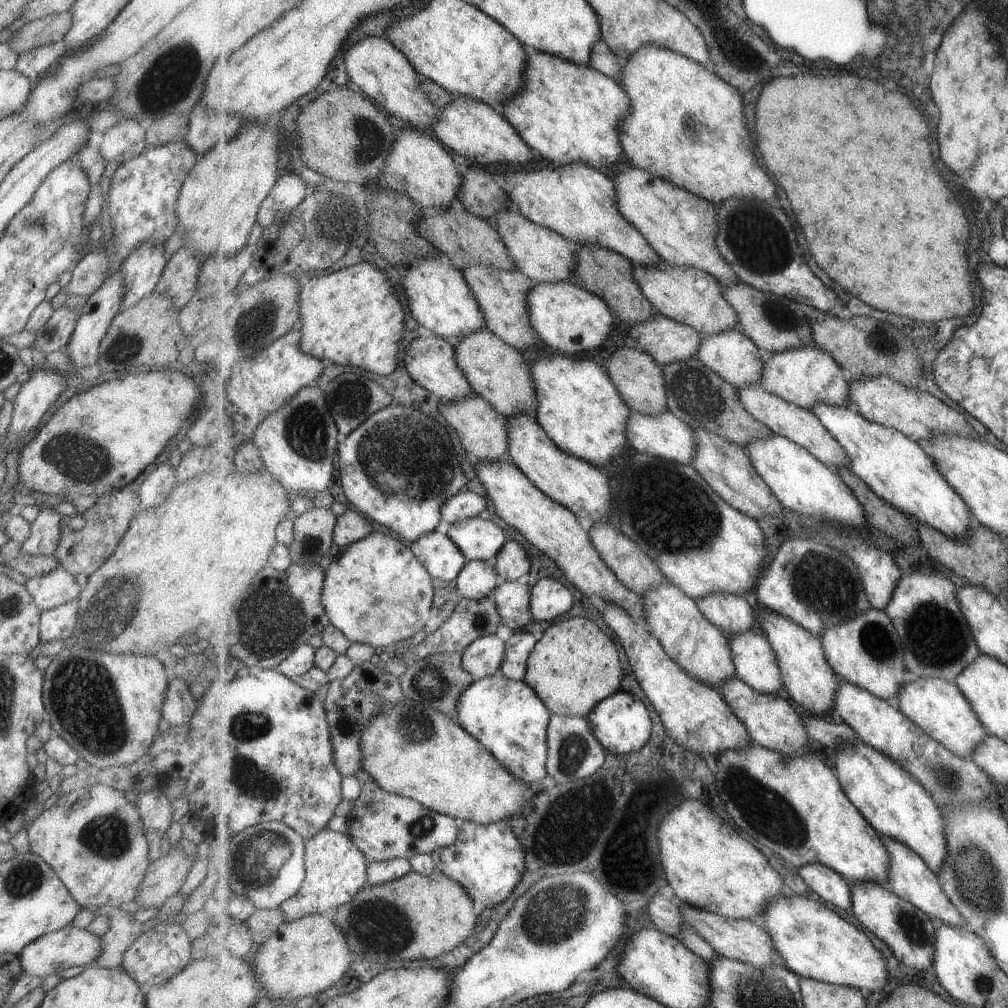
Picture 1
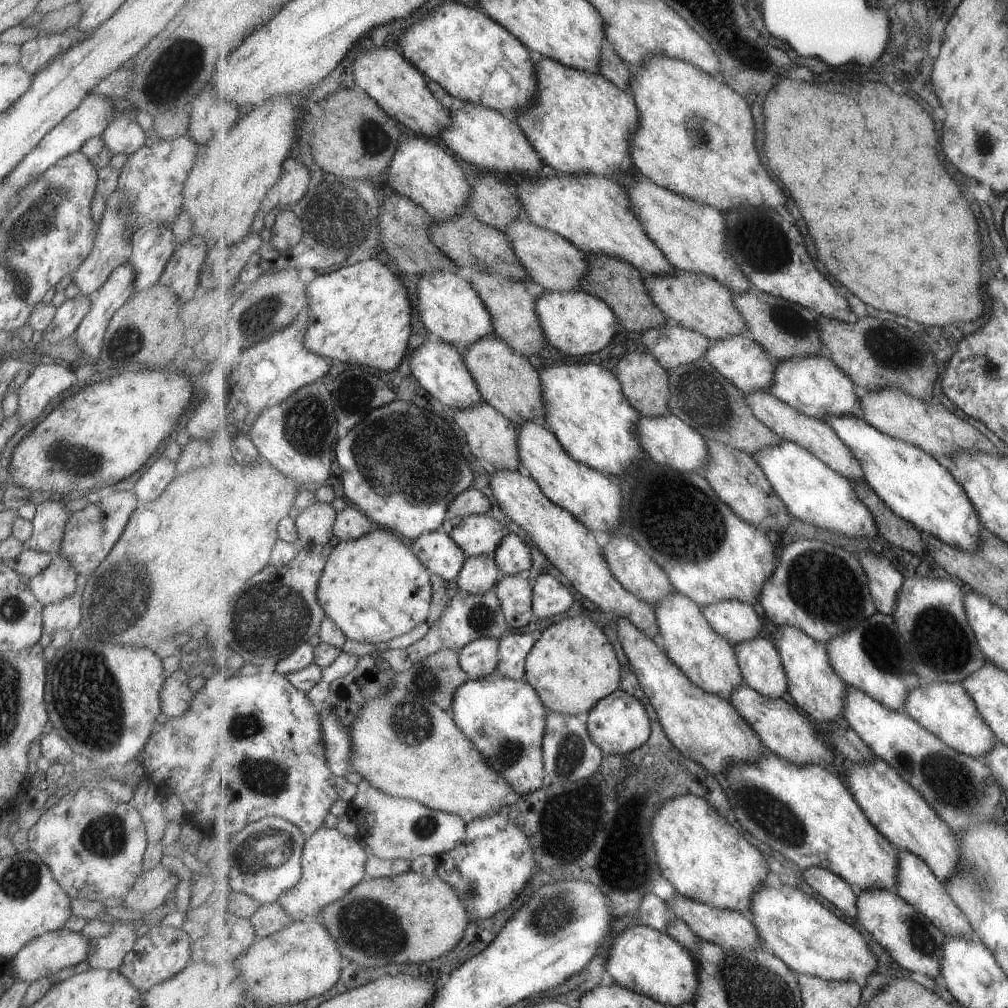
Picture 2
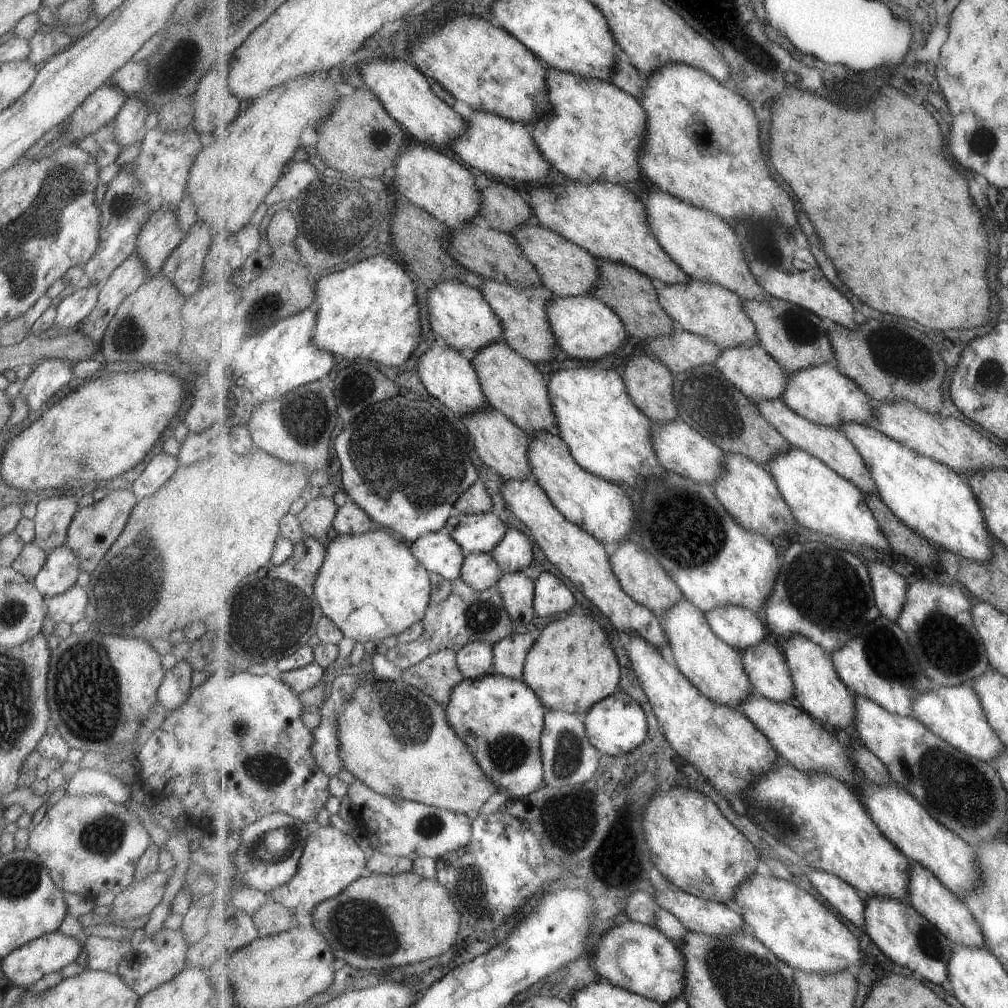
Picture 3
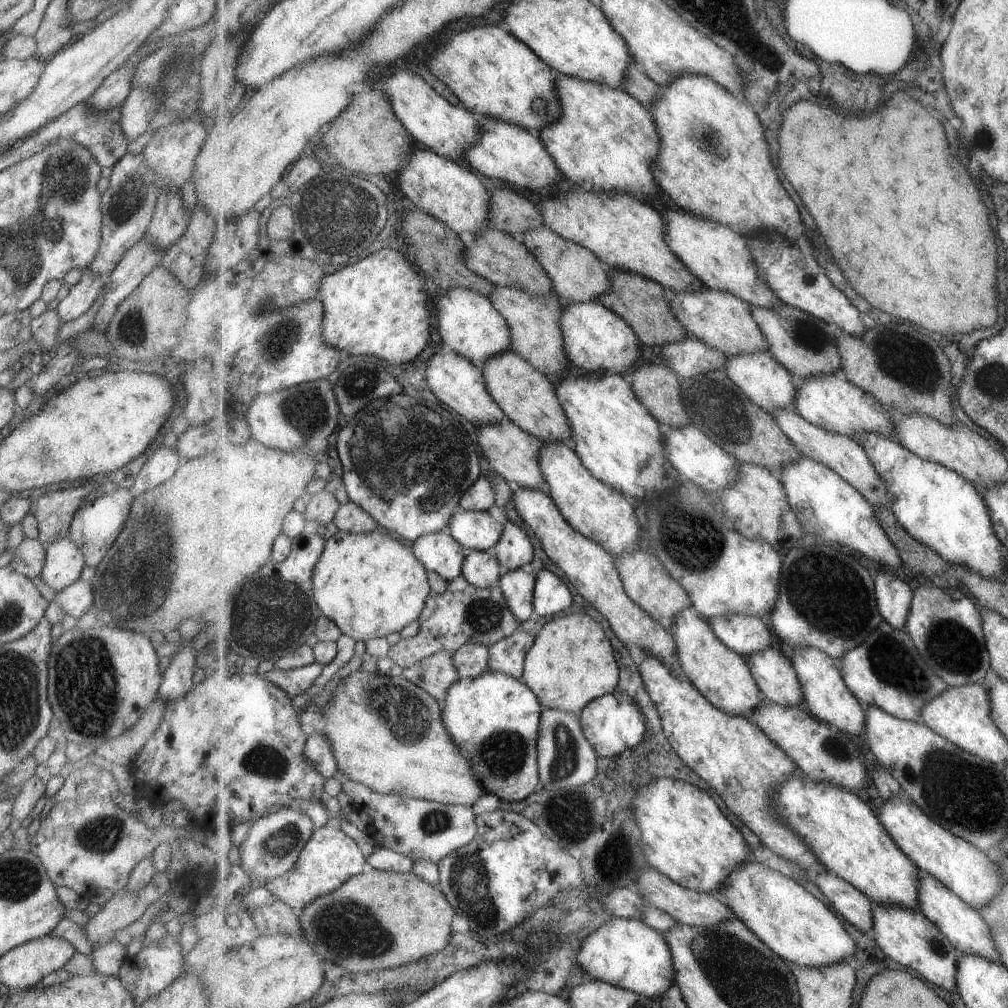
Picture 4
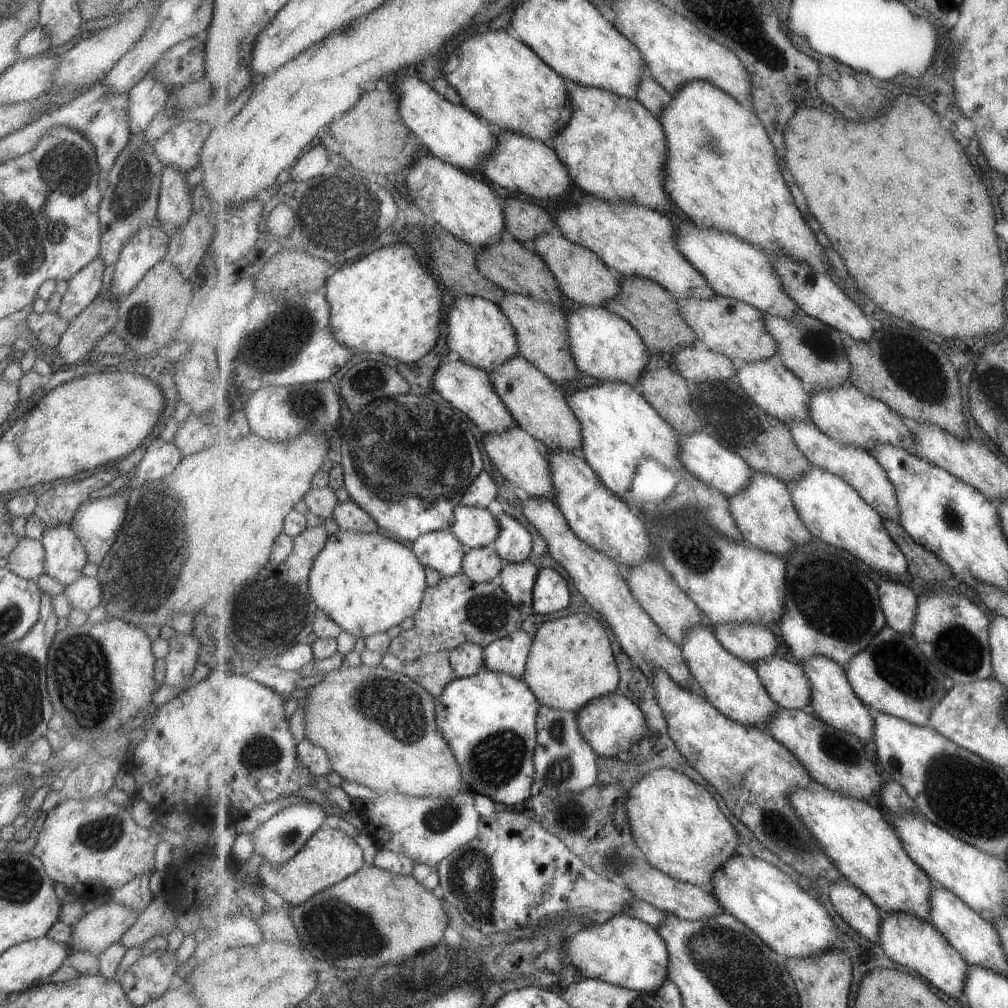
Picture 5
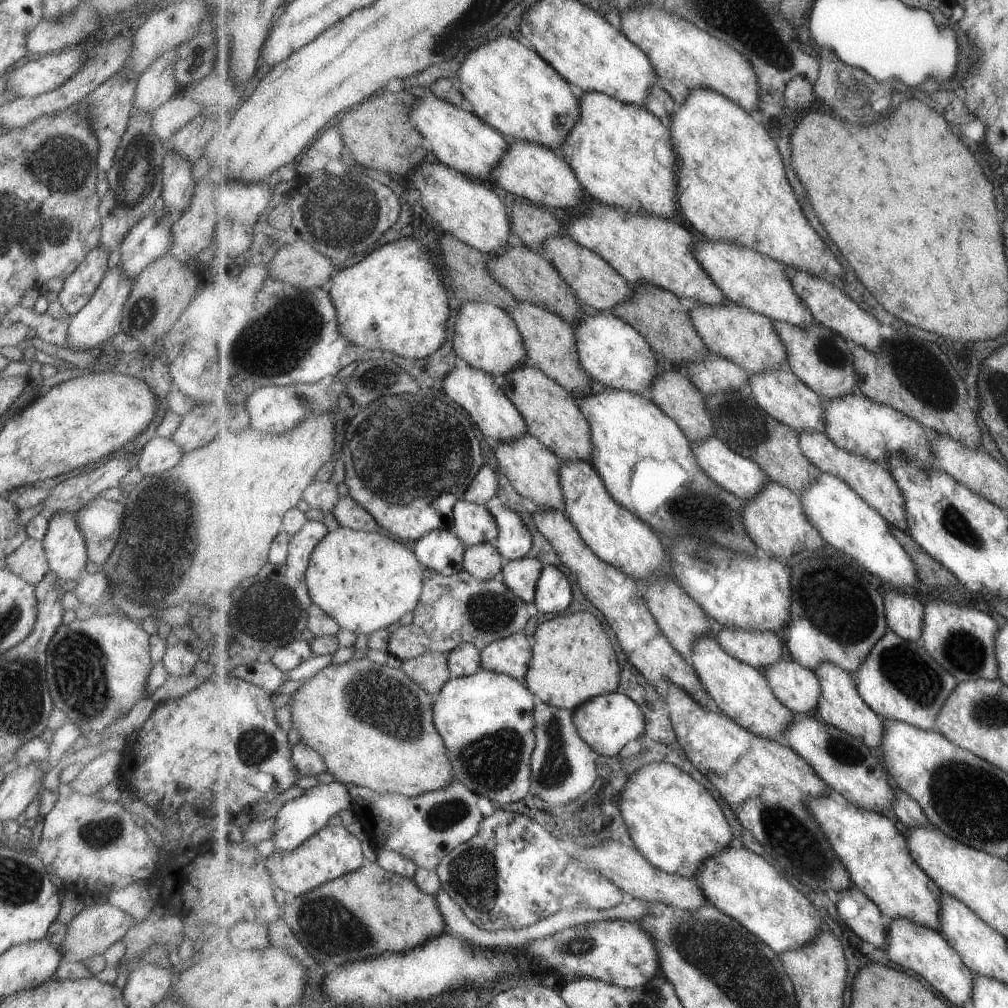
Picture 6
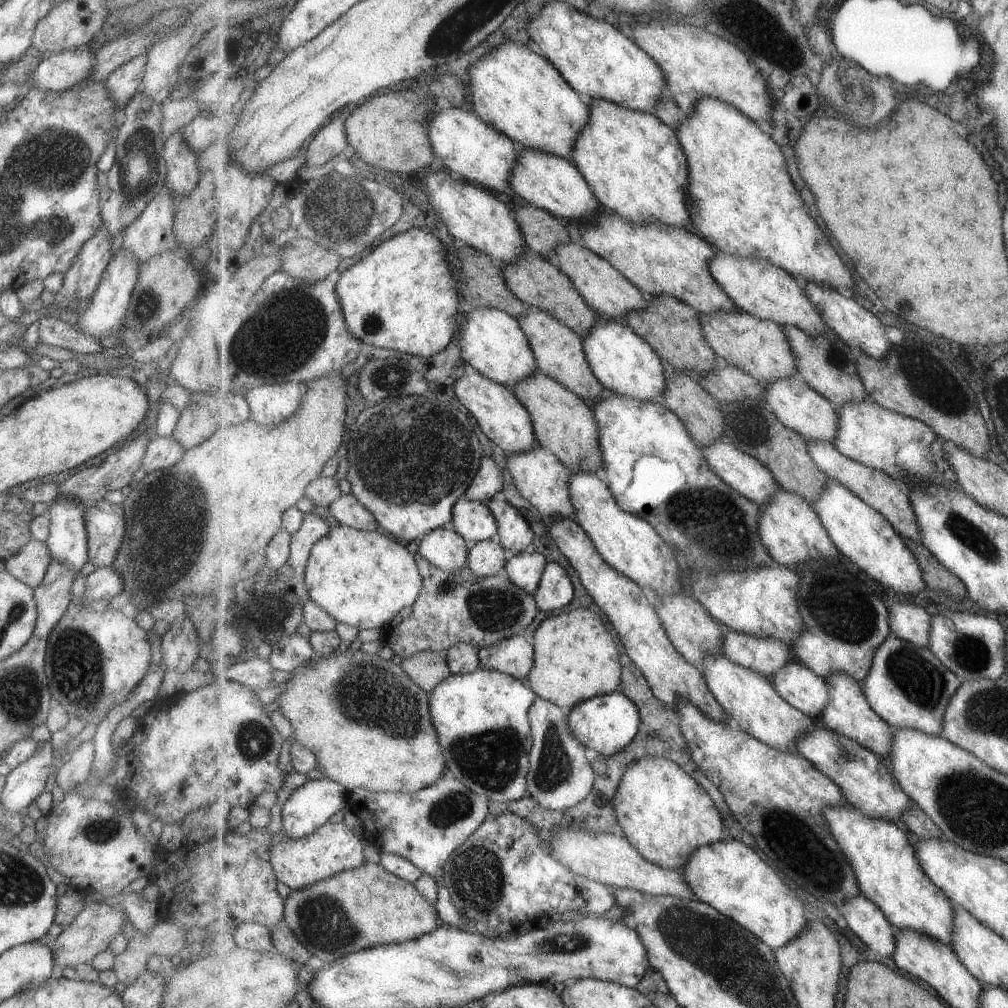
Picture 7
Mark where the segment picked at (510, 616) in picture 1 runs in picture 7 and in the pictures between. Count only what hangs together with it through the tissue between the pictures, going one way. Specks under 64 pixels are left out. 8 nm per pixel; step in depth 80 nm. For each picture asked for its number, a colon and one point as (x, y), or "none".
2: (516, 593)
3: (518, 589)
4: (519, 585)
5: (519, 579)
6: (522, 575)
7: (526, 569)

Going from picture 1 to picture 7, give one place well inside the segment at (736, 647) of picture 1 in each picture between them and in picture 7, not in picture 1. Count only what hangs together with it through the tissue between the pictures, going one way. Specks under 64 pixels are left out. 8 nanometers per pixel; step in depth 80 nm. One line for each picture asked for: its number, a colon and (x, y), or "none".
2: (764, 670)
3: (771, 676)
4: (777, 677)
5: (787, 682)
6: (798, 687)
7: (800, 685)

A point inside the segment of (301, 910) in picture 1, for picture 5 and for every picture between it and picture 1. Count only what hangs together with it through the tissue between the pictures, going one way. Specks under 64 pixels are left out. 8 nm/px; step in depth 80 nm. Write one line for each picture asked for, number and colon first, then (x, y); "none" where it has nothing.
2: (333, 863)
3: (332, 860)
4: (330, 858)
5: (330, 855)

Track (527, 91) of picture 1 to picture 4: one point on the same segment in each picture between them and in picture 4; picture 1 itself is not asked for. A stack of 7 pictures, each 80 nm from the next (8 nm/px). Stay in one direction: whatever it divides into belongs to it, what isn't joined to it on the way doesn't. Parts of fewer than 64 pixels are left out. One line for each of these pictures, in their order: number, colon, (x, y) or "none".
2: (580, 122)
3: (595, 132)
4: (606, 140)

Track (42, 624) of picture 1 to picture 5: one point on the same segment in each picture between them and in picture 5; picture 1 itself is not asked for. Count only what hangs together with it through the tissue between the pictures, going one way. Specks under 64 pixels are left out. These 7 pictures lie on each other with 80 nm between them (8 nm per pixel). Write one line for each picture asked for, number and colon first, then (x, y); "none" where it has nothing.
2: (66, 614)
3: (69, 606)
4: (75, 599)
5: (84, 593)

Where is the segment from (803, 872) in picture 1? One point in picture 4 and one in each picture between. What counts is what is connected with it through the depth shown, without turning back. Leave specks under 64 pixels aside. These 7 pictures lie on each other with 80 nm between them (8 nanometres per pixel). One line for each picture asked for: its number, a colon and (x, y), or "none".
2: (829, 885)
3: (844, 897)
4: (852, 904)

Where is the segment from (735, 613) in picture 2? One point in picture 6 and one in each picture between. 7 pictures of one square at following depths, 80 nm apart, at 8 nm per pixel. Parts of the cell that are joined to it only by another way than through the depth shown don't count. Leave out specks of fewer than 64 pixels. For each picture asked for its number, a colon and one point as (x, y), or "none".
3: (740, 627)
4: (746, 635)
5: (750, 642)
6: (760, 649)

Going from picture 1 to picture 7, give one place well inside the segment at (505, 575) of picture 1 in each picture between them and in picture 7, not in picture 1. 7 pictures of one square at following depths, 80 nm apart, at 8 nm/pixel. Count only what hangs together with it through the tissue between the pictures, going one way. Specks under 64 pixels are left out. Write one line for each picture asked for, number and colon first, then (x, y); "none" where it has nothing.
2: (514, 555)
3: (515, 552)
4: (515, 549)
5: (515, 543)
6: (515, 540)
7: (515, 533)

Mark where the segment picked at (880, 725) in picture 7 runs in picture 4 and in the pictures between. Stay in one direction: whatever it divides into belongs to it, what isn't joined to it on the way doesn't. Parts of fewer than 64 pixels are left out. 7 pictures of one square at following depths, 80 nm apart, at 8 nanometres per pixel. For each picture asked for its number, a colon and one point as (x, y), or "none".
4: (827, 696)
5: (834, 700)
6: (841, 705)

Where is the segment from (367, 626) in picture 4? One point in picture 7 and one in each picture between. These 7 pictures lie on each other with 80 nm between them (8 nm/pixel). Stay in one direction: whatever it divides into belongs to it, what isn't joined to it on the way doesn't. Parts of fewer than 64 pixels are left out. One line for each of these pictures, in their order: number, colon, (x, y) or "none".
5: (366, 582)
6: (366, 581)
7: (363, 578)

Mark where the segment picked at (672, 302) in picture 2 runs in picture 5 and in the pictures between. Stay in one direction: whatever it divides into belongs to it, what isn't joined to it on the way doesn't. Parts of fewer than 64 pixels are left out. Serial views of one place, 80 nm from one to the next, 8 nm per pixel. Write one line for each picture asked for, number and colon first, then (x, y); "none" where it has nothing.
3: (715, 313)
4: (720, 319)
5: (725, 325)

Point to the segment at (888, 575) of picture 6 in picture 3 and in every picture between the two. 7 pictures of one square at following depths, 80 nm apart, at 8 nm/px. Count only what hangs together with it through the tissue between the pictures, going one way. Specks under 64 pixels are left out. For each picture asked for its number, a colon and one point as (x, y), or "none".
3: (823, 500)
4: (826, 504)
5: (834, 511)

